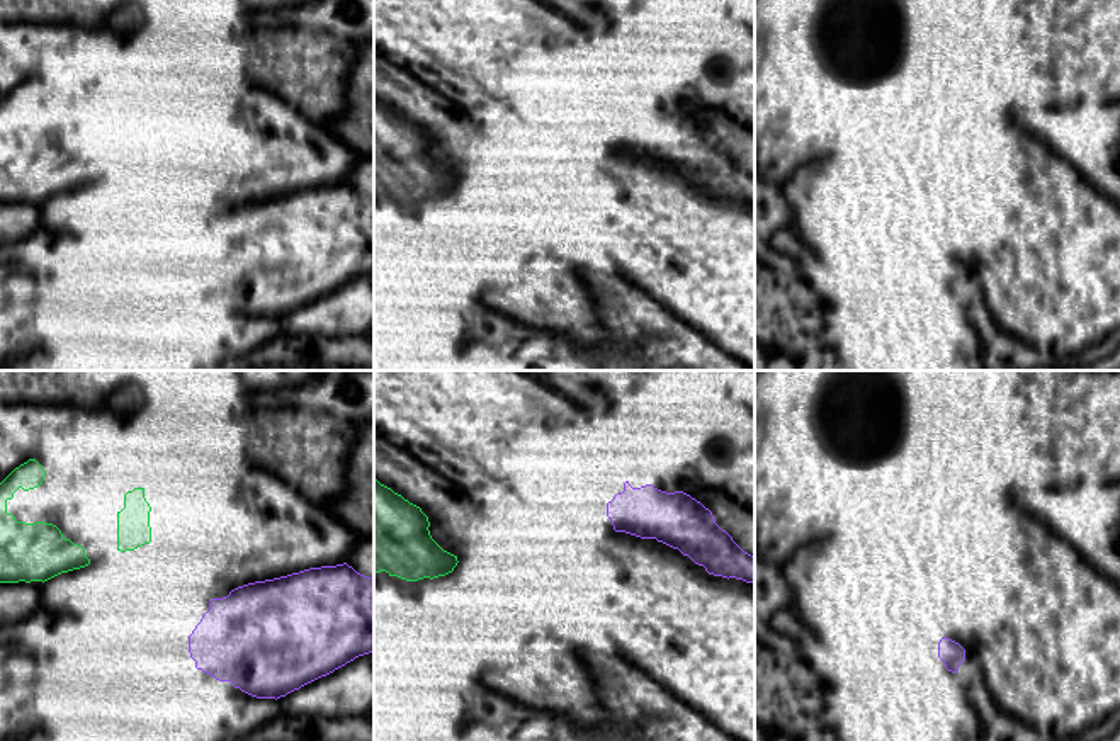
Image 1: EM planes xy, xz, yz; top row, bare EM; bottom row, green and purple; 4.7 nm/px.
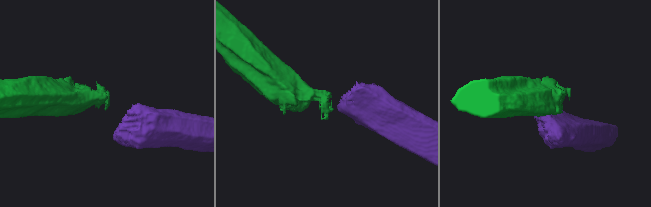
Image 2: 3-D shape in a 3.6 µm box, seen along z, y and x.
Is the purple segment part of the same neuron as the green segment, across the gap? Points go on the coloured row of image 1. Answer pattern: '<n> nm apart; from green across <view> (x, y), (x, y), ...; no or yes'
400 nm apart; from green across xy (150, 541), (211, 600); yes

